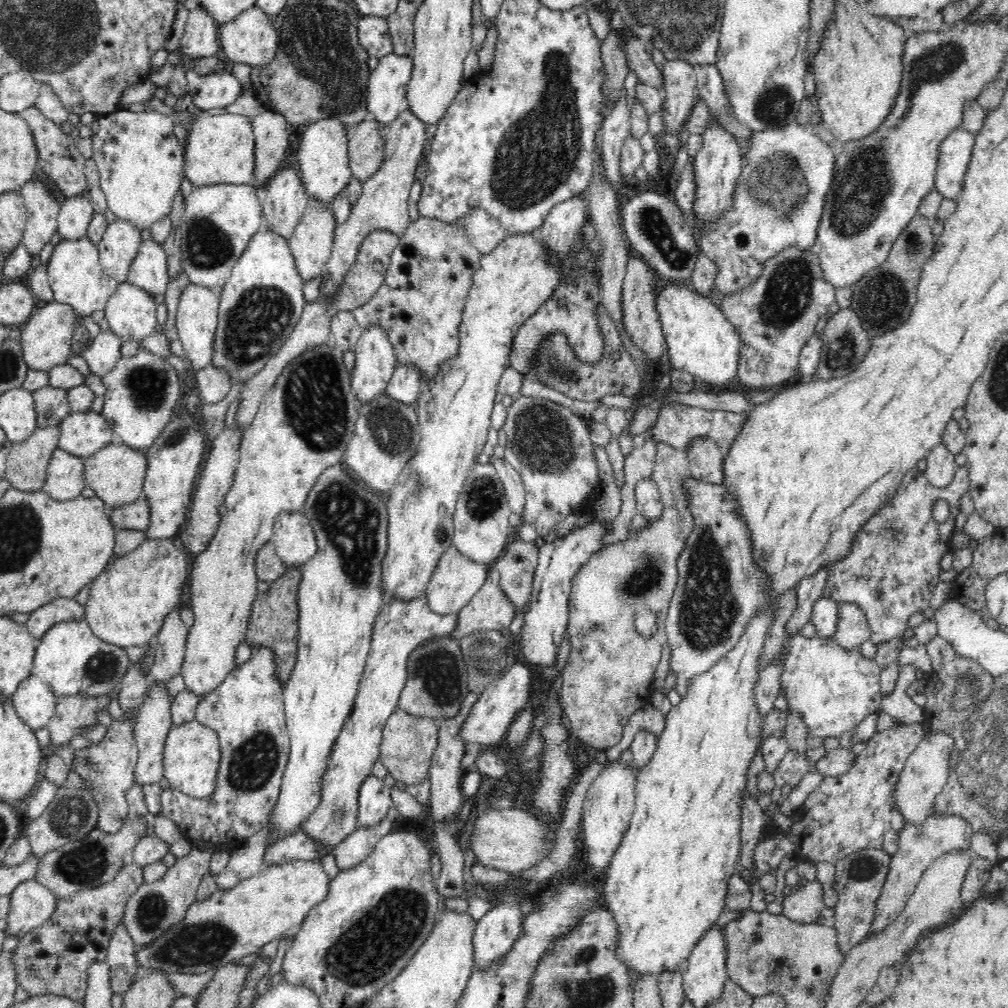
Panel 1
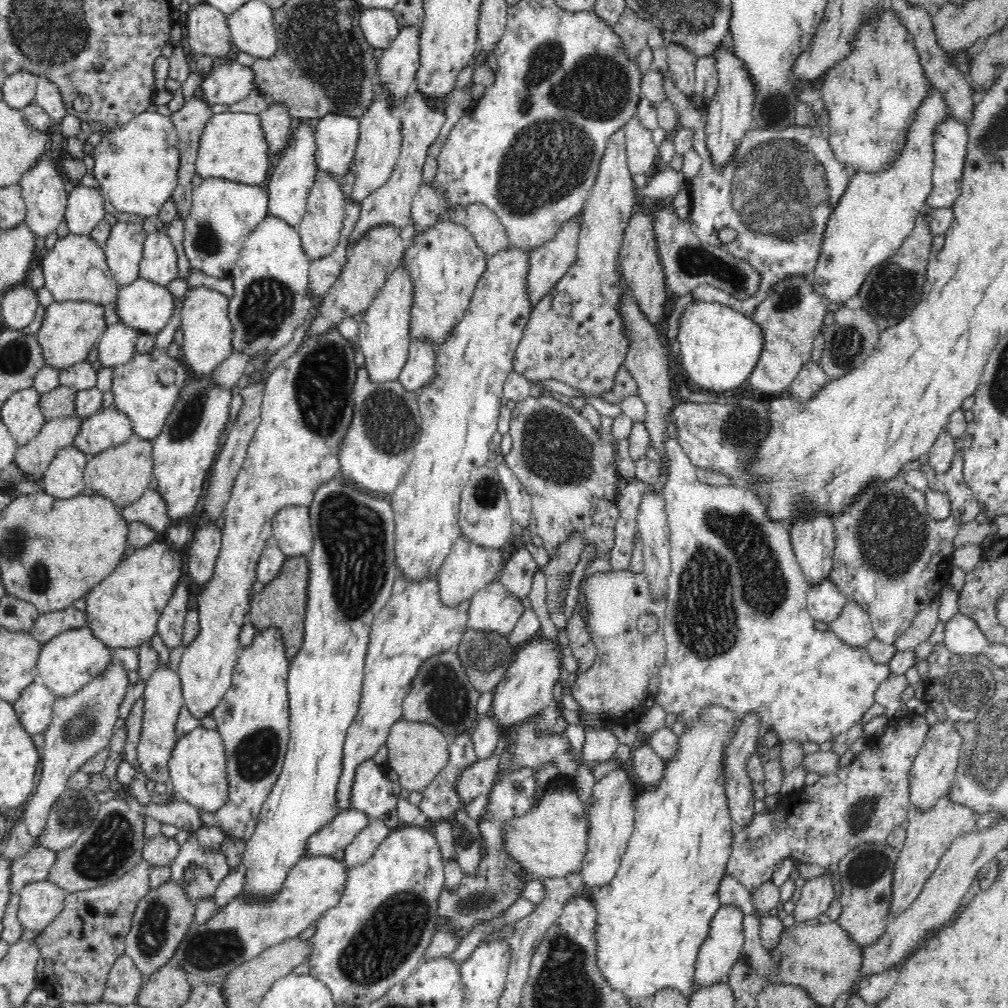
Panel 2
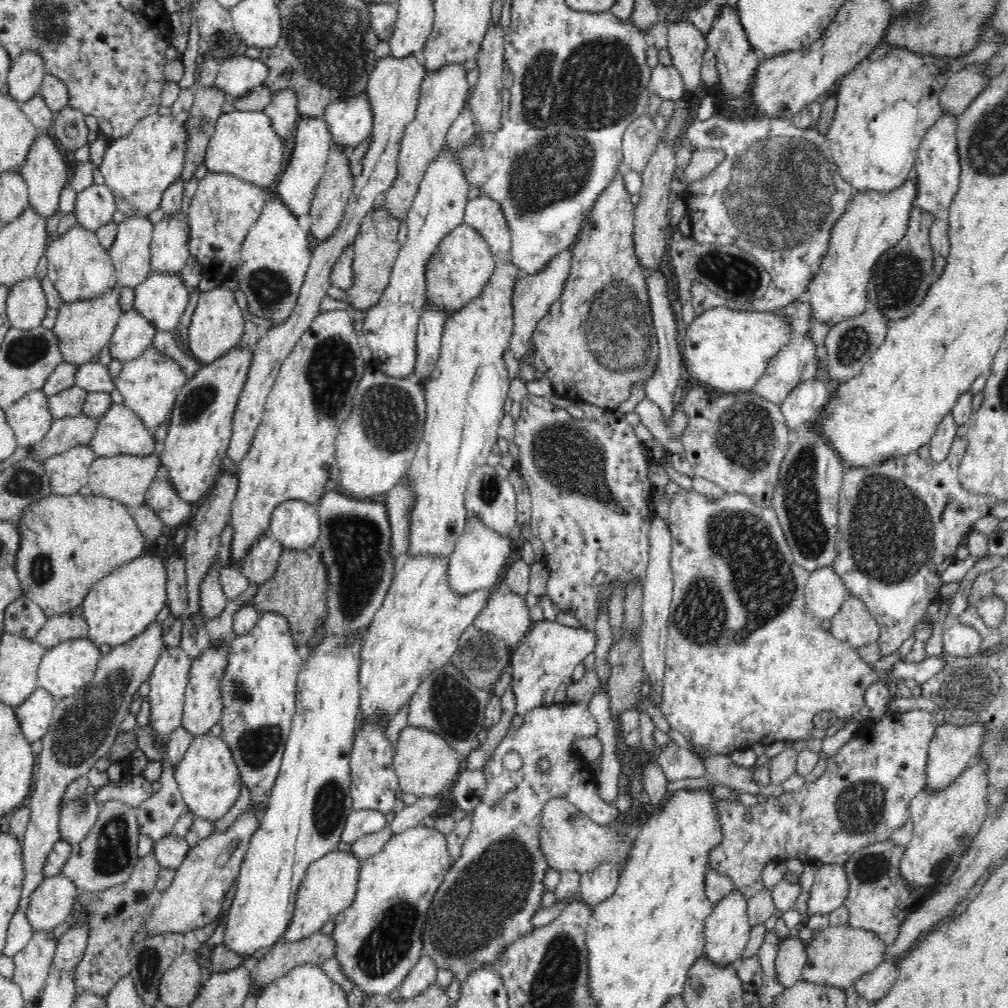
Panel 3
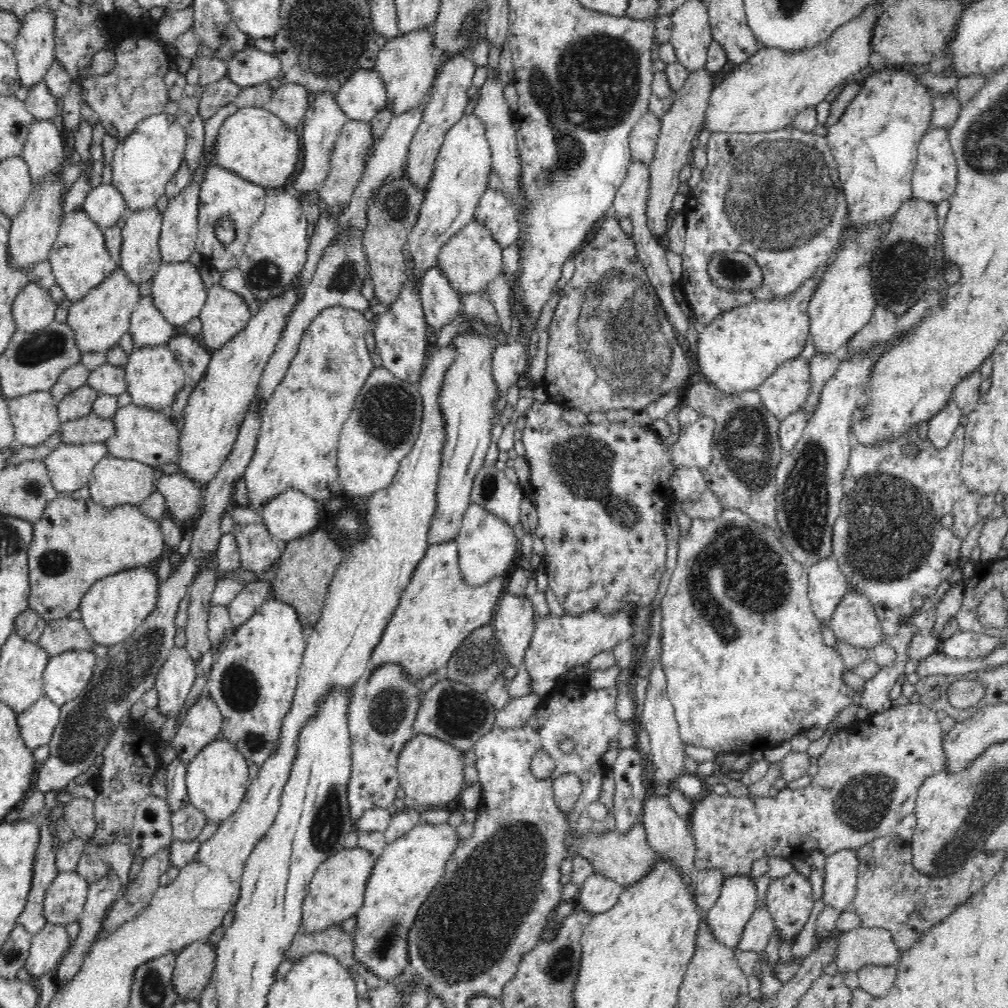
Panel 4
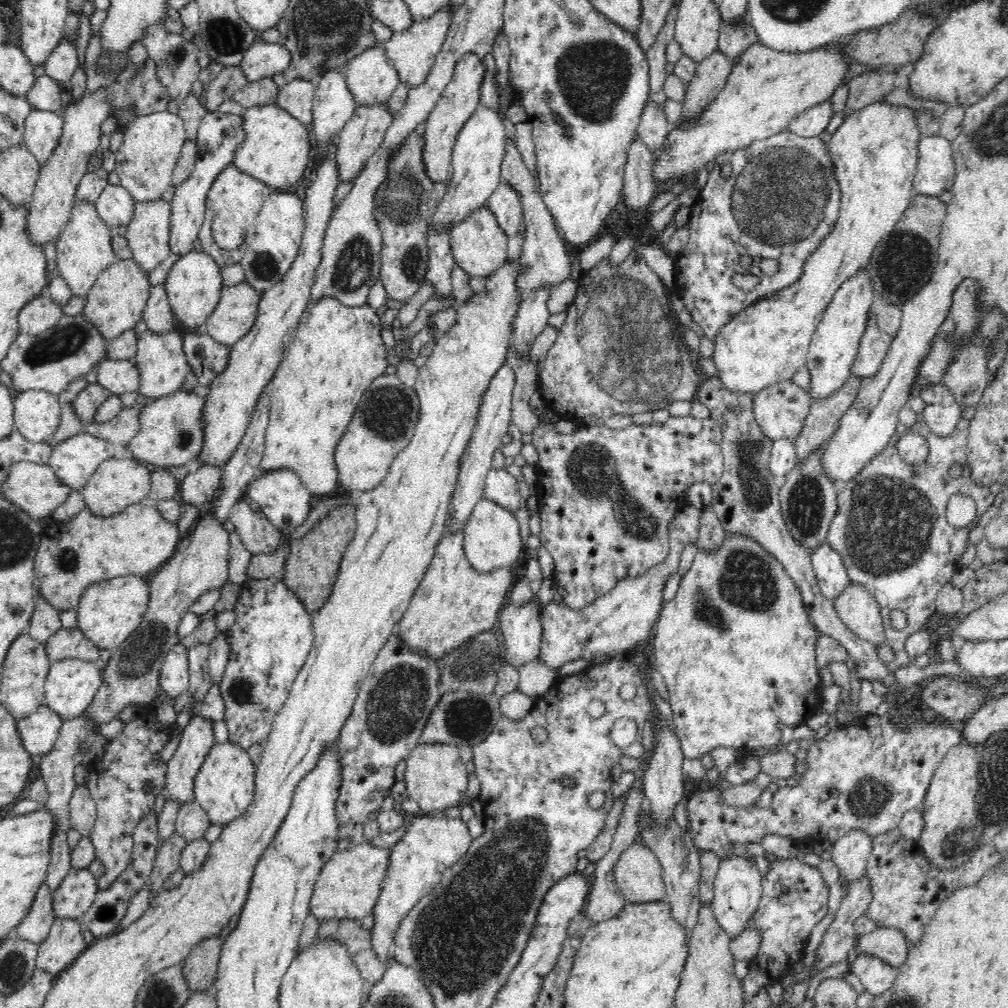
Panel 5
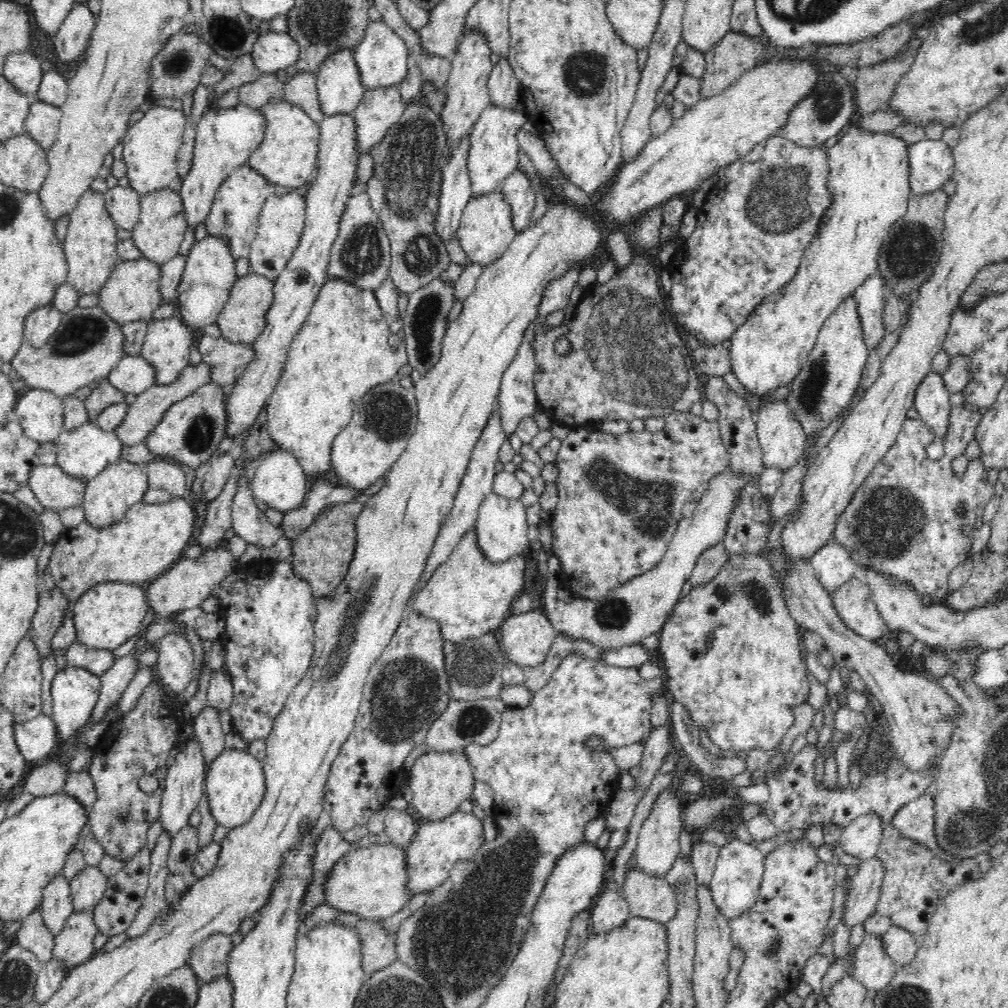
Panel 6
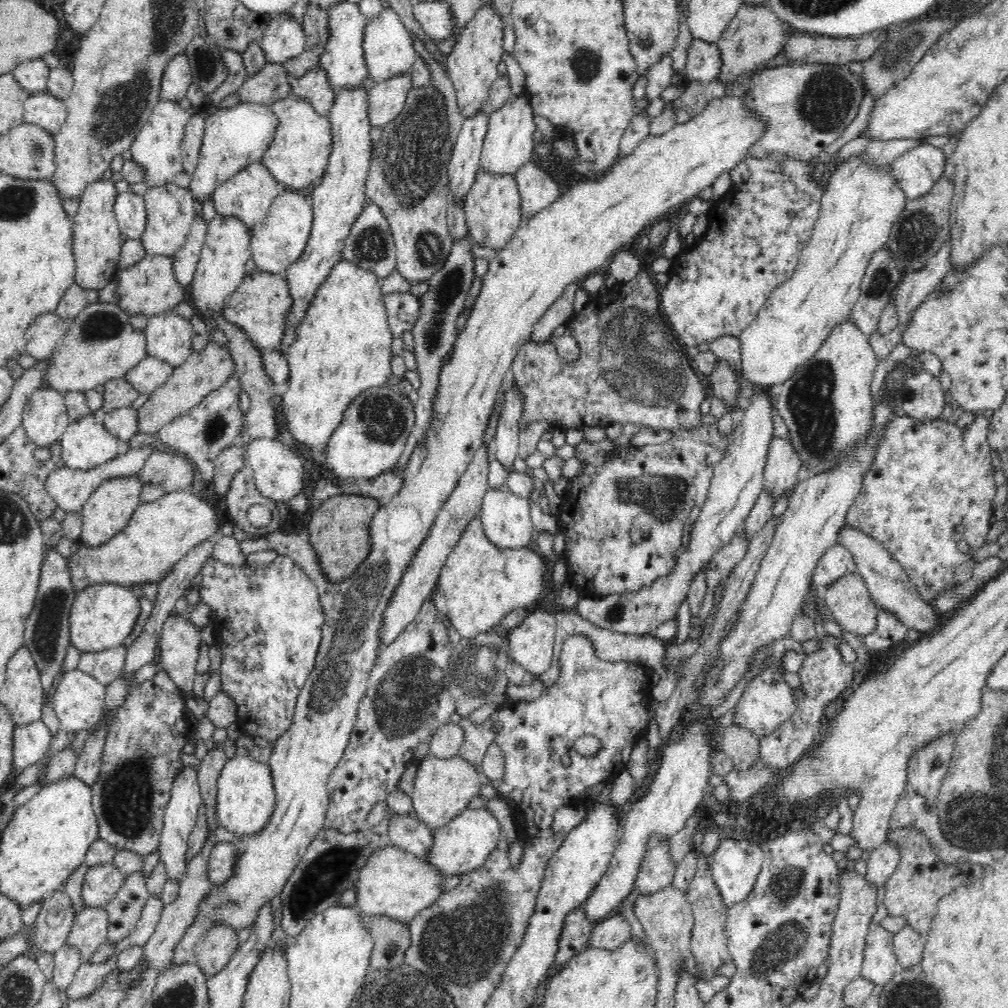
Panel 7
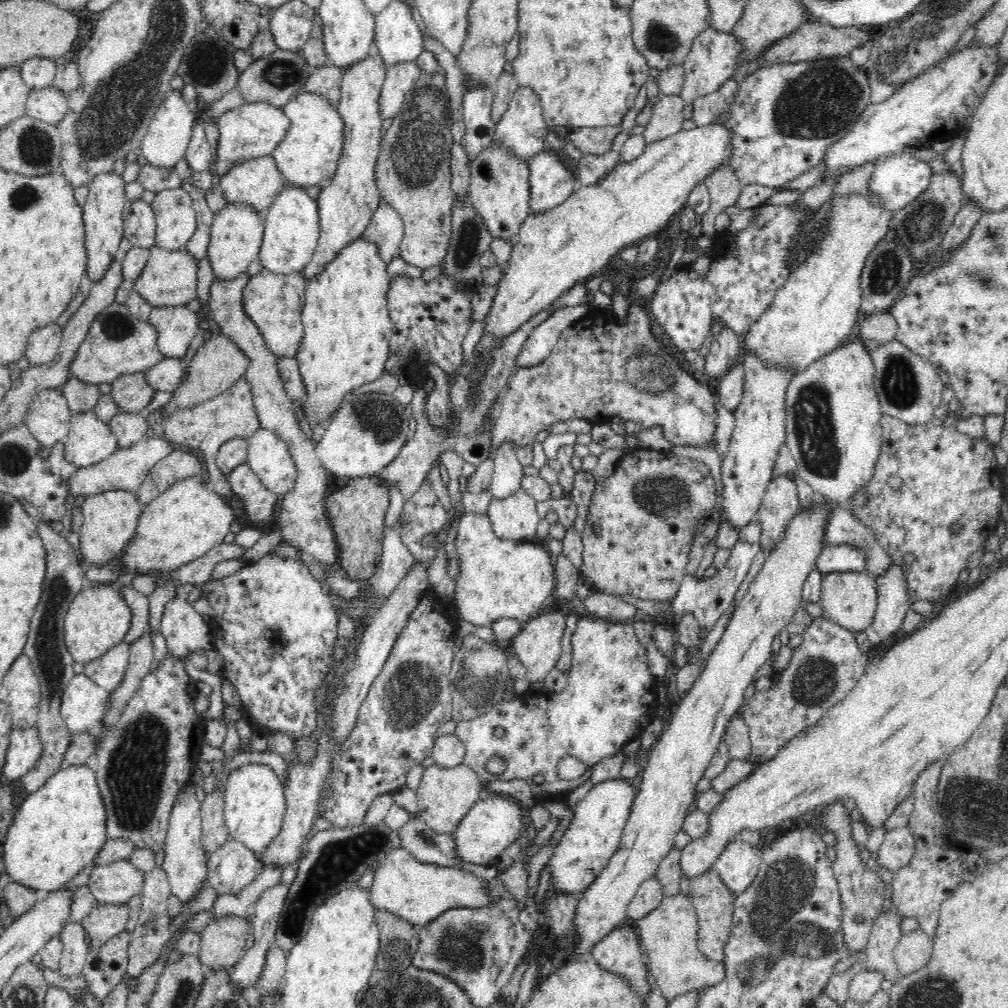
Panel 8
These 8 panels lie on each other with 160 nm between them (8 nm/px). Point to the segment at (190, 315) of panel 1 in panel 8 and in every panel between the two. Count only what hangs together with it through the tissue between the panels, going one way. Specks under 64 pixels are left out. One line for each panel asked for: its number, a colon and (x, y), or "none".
2: (208, 335)
3: (217, 325)
4: (225, 314)
5: (236, 313)
6: (243, 318)
7: (260, 305)
8: (274, 302)

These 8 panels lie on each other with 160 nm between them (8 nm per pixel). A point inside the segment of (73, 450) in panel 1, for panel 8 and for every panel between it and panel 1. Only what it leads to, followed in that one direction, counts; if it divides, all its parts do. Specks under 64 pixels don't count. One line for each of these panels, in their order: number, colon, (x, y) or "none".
2: (108, 428)
3: (120, 431)
4: (143, 435)
5: (172, 427)
6: (191, 431)
7: (214, 423)
8: (231, 414)

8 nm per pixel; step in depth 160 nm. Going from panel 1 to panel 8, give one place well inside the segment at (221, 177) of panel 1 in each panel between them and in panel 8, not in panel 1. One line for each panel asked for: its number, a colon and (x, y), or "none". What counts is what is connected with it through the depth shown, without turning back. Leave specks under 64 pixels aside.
2: (233, 146)
3: (244, 144)
4: (255, 144)
5: (276, 150)
6: (287, 156)
7: (298, 155)
8: (310, 152)

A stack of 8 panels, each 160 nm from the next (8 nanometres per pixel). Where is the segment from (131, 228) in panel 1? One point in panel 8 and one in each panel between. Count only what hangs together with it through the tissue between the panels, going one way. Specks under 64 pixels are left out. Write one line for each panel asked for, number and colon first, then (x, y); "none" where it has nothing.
2: (123, 249)
3: (130, 251)
4: (140, 258)
5: (148, 233)
6: (161, 226)
7: (170, 210)
8: (176, 218)

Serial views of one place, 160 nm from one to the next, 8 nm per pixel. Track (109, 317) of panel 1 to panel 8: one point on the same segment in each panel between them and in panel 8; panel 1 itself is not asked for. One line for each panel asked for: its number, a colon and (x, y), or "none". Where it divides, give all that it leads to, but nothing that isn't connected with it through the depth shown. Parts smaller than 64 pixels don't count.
2: (147, 307)
3: (162, 299)
4: (178, 291)
5: (194, 284)
6: (210, 272)
7: (222, 266)
8: (237, 230)

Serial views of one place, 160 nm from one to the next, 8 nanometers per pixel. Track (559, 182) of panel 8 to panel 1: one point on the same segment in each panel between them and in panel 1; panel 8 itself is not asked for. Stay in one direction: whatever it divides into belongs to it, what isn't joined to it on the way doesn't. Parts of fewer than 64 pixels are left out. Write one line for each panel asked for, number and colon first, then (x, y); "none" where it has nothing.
1: (484, 231)
2: (488, 232)
3: (484, 214)
4: (496, 211)
5: (505, 204)
6: (517, 188)
7: (538, 189)

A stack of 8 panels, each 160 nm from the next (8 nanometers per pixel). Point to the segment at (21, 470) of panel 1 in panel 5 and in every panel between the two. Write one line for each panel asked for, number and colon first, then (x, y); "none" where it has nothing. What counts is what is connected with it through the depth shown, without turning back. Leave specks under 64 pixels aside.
2: (33, 458)
3: (68, 432)
4: (90, 429)
5: (125, 425)

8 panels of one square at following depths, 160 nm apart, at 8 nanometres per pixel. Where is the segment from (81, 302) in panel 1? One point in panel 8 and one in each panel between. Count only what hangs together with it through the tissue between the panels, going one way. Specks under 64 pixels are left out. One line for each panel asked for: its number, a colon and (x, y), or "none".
2: (75, 268)
3: (80, 268)
4: (80, 261)
5: (84, 250)
6: (90, 243)
7: (96, 243)
8: (102, 212)

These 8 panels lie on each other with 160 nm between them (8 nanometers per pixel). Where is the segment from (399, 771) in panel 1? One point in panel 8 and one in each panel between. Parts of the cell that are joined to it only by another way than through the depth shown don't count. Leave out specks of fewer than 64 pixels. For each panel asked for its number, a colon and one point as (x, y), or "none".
2: (417, 752)
3: (426, 765)
4: (431, 771)
5: (436, 778)
6: (440, 782)
7: (443, 788)
8: (445, 795)

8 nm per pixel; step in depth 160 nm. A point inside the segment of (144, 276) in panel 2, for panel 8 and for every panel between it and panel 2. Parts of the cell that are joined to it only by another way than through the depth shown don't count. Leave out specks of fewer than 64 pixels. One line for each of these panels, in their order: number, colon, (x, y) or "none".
3: (169, 249)
4: (178, 234)
5: (219, 135)
6: (225, 138)
7: (234, 137)
8: (251, 130)

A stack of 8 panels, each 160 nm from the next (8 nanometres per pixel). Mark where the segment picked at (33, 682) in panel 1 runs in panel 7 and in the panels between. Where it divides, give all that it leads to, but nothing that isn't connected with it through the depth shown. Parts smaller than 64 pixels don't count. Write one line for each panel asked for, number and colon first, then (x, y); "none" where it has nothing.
2: (34, 708)
3: (35, 715)
4: (37, 724)
5: (39, 731)
6: (36, 738)
7: (31, 742)

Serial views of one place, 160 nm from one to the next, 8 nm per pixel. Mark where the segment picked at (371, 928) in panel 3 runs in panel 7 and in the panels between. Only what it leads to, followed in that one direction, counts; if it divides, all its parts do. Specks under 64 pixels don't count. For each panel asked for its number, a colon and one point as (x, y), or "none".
4: (404, 875)
5: (432, 843)
6: (438, 846)
7: (464, 844)

